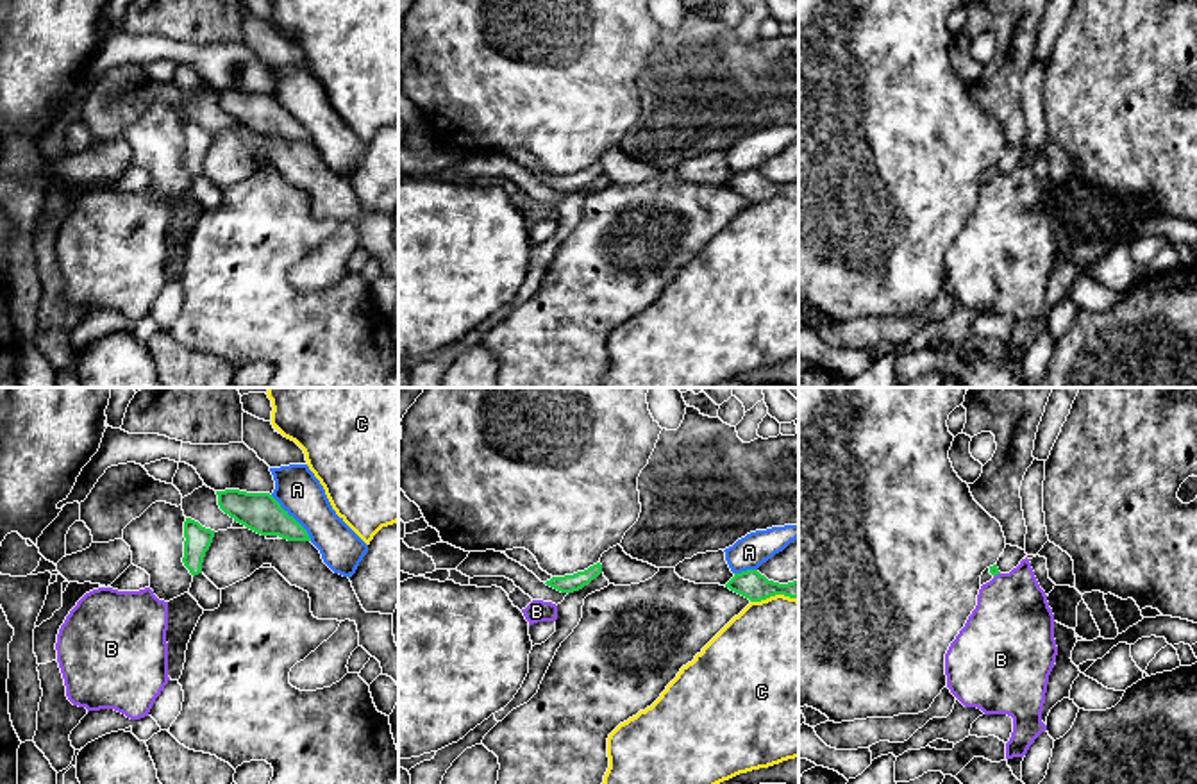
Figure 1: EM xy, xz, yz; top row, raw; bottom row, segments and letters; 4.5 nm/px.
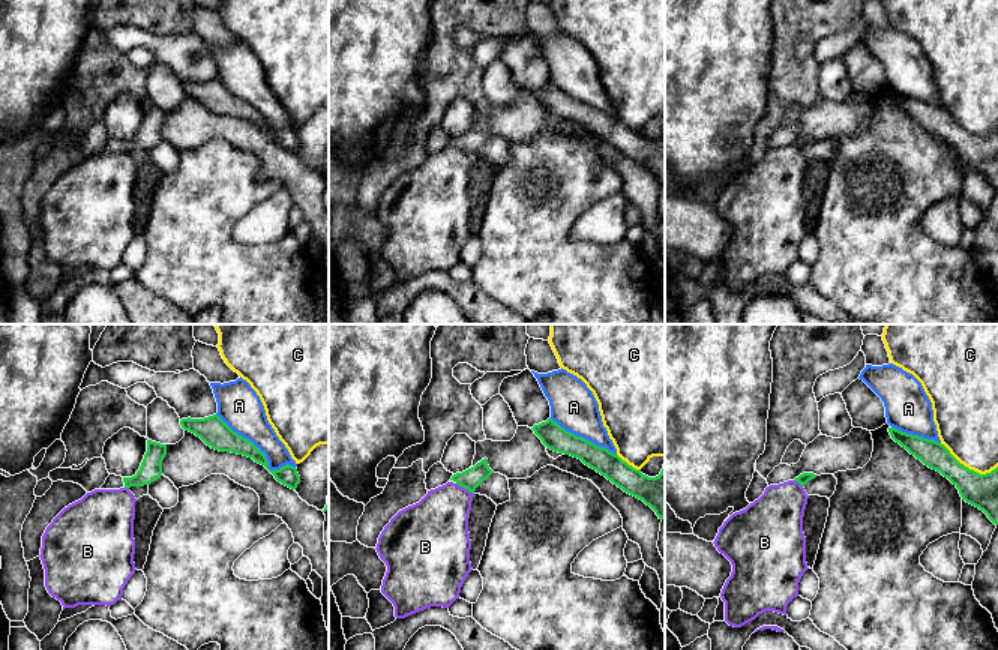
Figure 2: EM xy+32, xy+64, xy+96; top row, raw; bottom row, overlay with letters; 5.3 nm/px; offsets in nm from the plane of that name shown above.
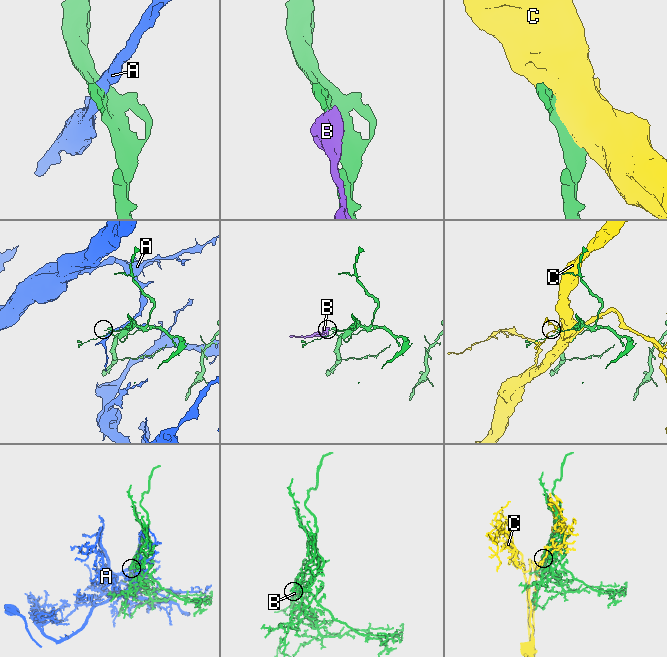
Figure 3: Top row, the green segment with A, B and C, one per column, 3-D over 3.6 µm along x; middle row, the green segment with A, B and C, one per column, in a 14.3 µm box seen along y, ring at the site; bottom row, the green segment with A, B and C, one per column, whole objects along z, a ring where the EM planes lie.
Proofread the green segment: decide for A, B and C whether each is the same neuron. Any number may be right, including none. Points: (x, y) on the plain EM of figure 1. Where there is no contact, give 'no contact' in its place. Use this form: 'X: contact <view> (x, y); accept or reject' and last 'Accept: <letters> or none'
A: contact xy (293, 118); reject
B: contact yz (996, 174); reject
C: contact xz (774, 195); reject
Accept: none

